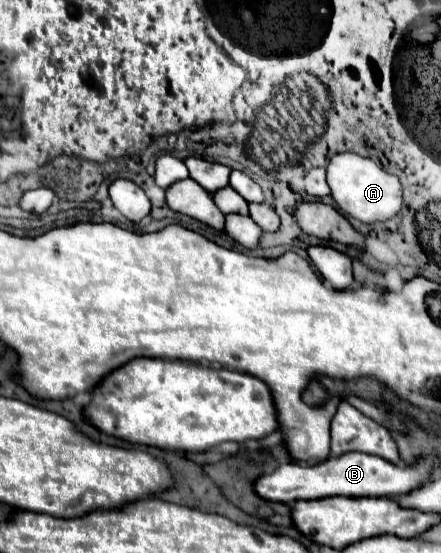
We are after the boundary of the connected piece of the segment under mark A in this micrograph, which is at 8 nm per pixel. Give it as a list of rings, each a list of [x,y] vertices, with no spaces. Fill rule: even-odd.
[[[338,153],[330,159],[326,181],[338,207],[362,223],[376,223],[394,217],[402,207],[402,185],[396,175],[380,169],[372,159],[356,153]]]

